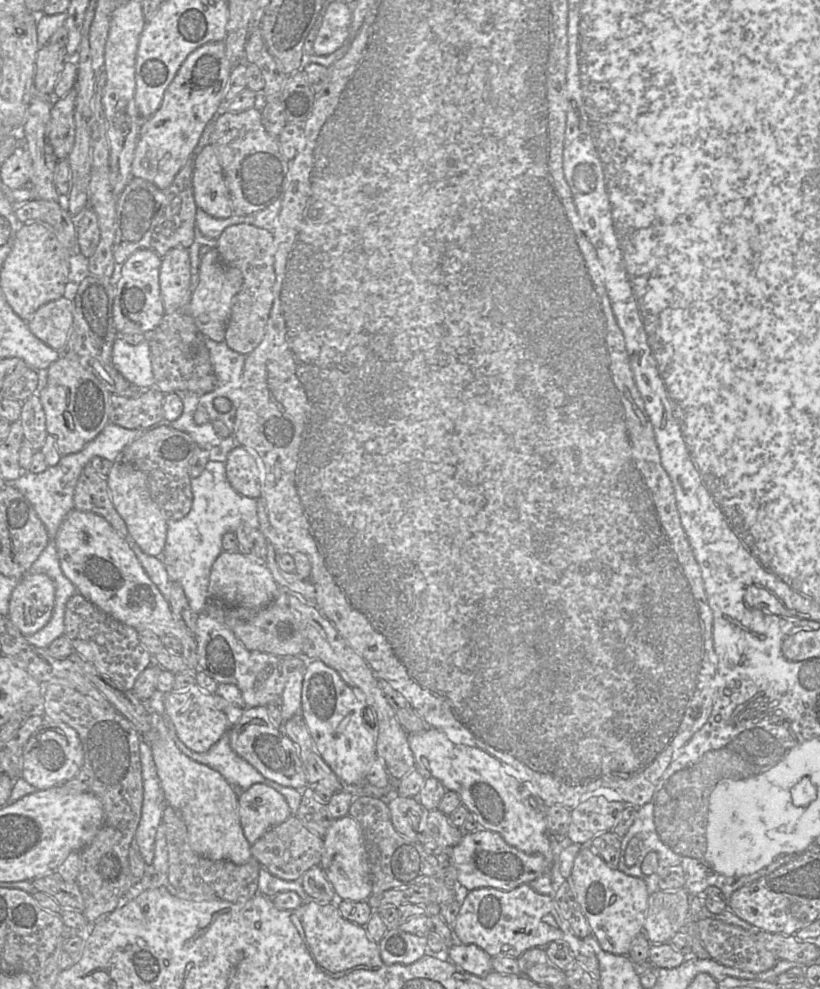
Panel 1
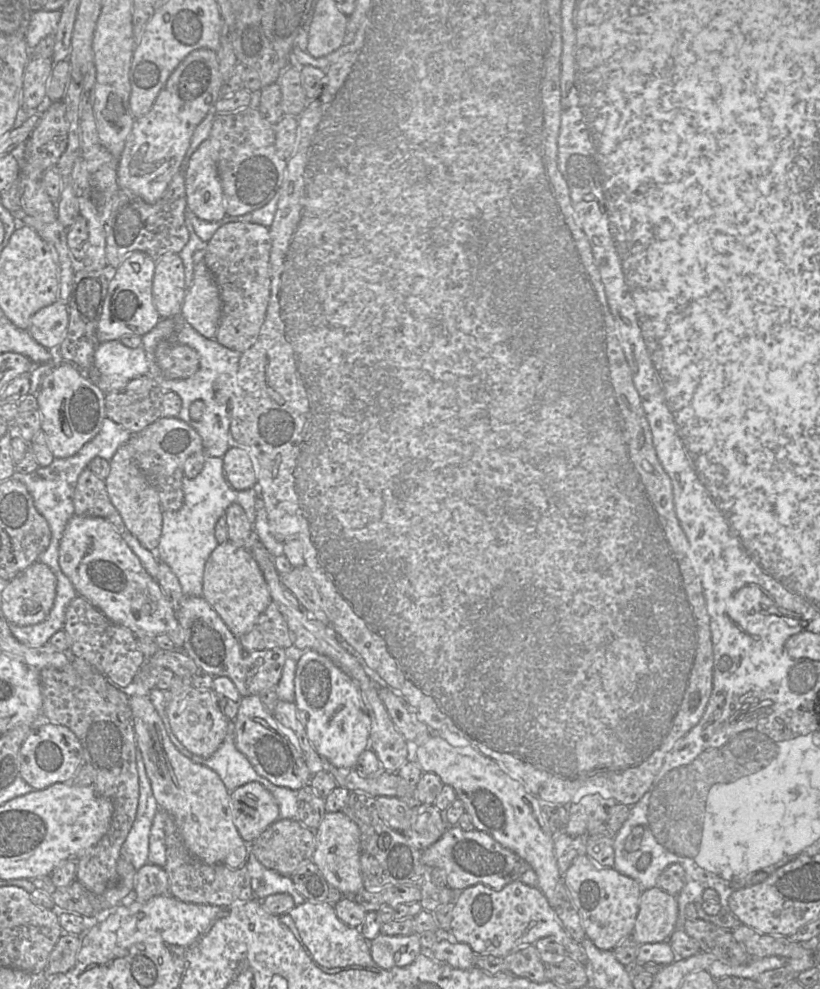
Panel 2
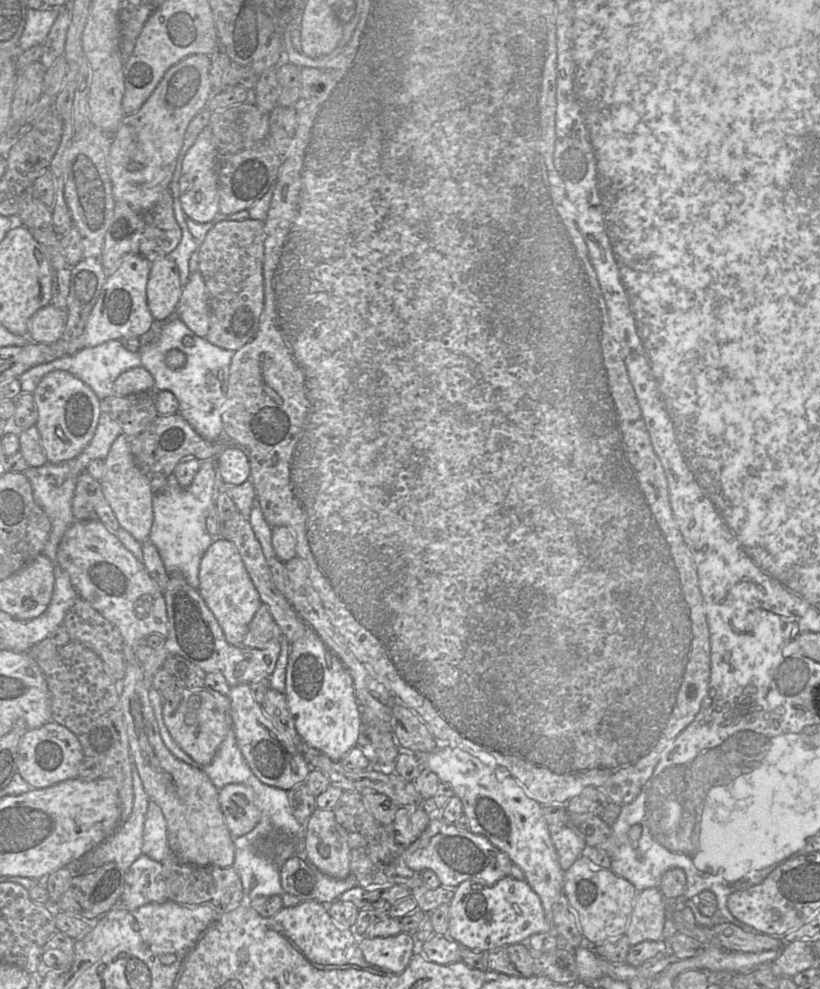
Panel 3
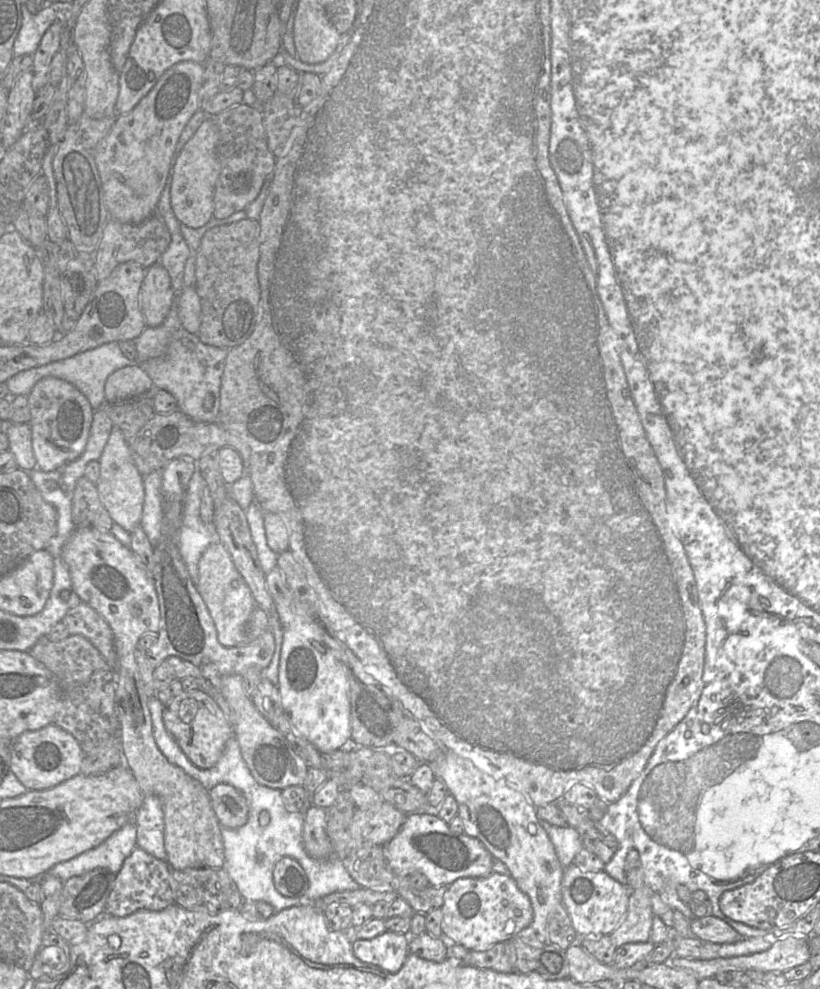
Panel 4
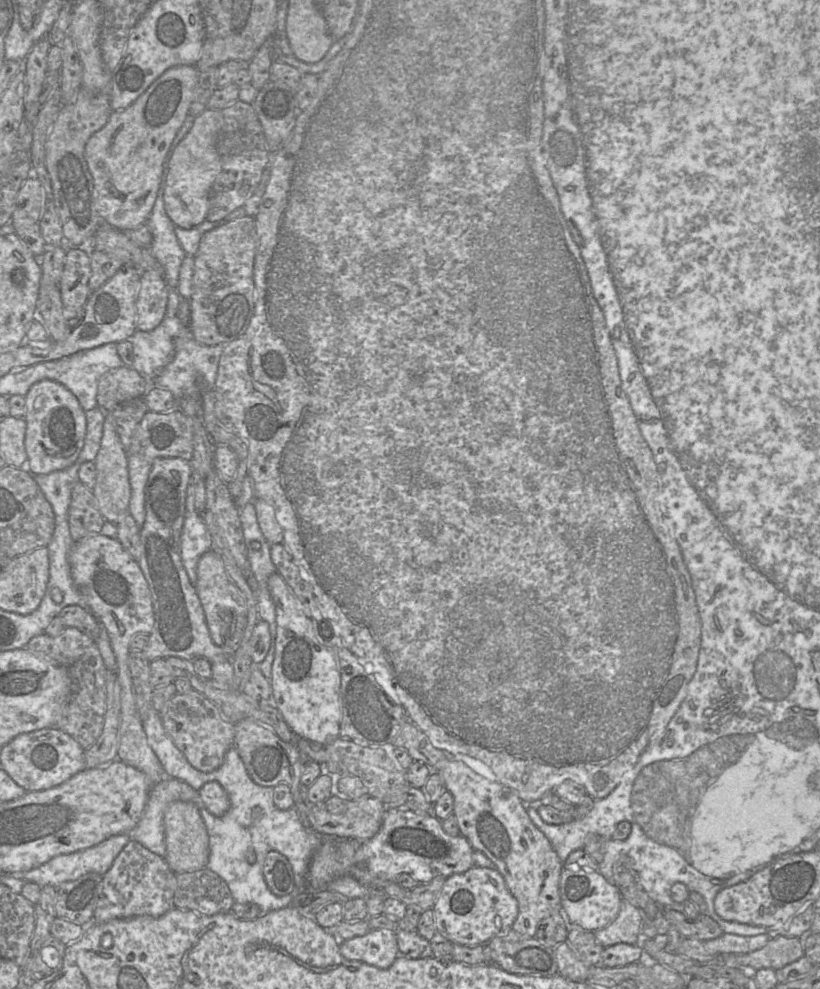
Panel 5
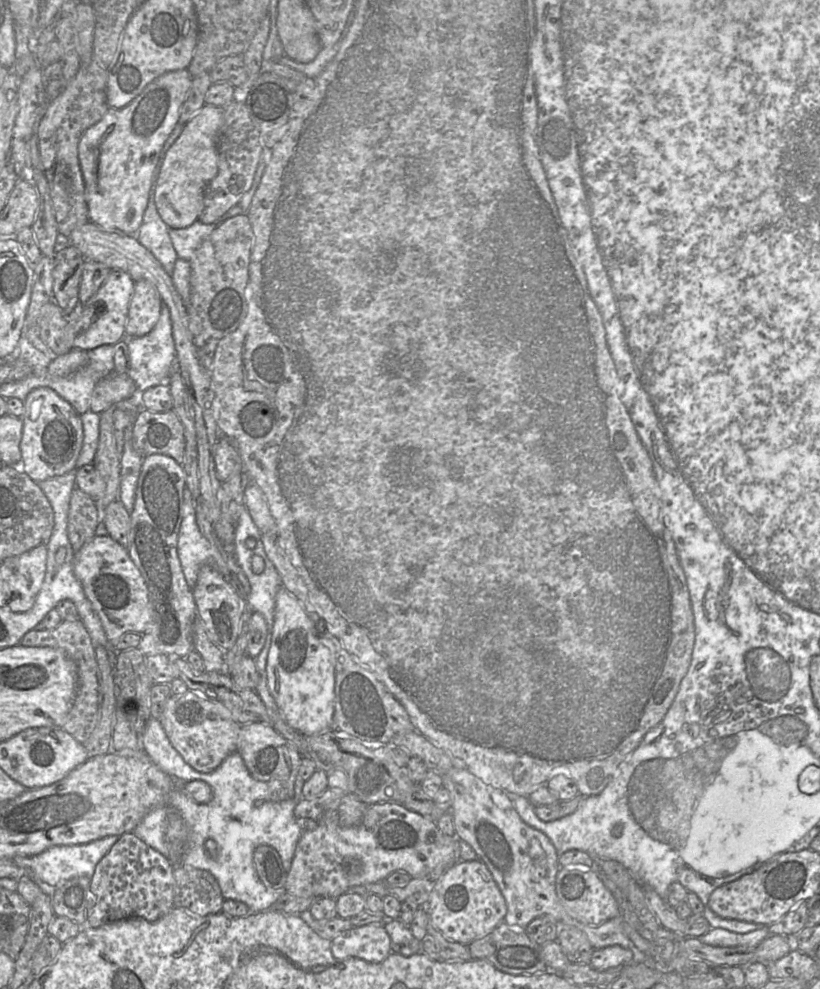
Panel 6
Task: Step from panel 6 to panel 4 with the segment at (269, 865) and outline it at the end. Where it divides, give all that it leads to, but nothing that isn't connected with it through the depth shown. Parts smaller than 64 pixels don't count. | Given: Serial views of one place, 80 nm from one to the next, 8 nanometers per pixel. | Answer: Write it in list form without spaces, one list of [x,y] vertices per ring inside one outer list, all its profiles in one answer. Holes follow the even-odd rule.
[[[283,857],[275,864],[273,882],[281,895],[305,900],[309,881],[302,866],[295,859]]]

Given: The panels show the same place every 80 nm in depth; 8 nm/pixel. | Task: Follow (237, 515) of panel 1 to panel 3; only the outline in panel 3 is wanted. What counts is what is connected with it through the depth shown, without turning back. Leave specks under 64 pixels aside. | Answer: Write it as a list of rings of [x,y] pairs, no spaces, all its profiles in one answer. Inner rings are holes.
[[[202,460],[193,481],[188,487],[181,487],[173,473],[160,493],[153,497],[153,524],[149,539],[157,548],[168,573],[179,573],[193,588],[199,588],[199,569],[203,555],[214,539],[224,539],[218,533],[211,536],[206,527],[206,517],[219,490],[224,490],[234,501],[240,513],[249,519],[256,492],[251,480],[237,486],[226,486],[217,472],[216,462]]]

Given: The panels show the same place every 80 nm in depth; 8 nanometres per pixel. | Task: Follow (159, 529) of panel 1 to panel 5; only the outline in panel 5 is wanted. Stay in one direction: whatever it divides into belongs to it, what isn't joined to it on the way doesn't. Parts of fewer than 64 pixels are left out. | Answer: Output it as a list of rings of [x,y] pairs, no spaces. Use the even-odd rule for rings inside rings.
[[[109,413],[105,414],[101,444],[94,463],[97,469],[97,475],[93,493],[98,508],[106,521],[117,523],[118,517],[121,514],[129,512],[131,486],[129,482],[127,451],[120,442],[114,419]]]

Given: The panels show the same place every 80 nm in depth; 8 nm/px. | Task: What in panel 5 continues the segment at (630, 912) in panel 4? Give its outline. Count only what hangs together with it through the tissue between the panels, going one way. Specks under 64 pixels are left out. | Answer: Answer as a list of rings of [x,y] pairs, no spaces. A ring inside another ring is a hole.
[[[622,899],[620,911],[615,920],[593,933],[603,947],[618,943],[640,945],[642,922],[643,912],[629,901]]]

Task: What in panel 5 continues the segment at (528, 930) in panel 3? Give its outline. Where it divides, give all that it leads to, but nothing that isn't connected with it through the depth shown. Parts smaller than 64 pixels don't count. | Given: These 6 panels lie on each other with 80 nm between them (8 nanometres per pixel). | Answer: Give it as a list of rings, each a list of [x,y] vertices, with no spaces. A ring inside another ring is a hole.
[[[474,866],[445,879],[432,910],[436,929],[444,938],[453,944],[478,946],[513,930],[518,915],[518,902],[499,871]]]

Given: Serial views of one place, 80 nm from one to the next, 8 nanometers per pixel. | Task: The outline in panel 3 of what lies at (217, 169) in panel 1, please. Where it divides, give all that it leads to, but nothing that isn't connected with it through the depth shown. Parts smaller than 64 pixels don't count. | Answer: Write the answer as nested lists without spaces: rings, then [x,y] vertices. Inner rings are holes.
[[[208,125],[187,151],[178,181],[178,199],[186,217],[198,223],[209,223],[219,213],[218,176],[216,164],[216,143]]]

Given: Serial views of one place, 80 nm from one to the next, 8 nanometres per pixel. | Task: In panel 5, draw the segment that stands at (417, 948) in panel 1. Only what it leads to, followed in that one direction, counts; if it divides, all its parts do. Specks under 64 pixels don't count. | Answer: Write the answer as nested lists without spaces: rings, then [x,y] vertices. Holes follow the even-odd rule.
[[[372,929],[365,935],[340,941],[339,951],[351,962],[390,968],[399,957],[396,931]]]

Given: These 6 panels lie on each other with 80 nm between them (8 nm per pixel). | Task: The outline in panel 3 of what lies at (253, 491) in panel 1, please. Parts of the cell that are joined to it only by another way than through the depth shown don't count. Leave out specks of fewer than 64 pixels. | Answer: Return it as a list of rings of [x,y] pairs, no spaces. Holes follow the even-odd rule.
[[[225,446],[214,460],[224,485],[237,486],[250,479],[249,459],[235,446]]]

